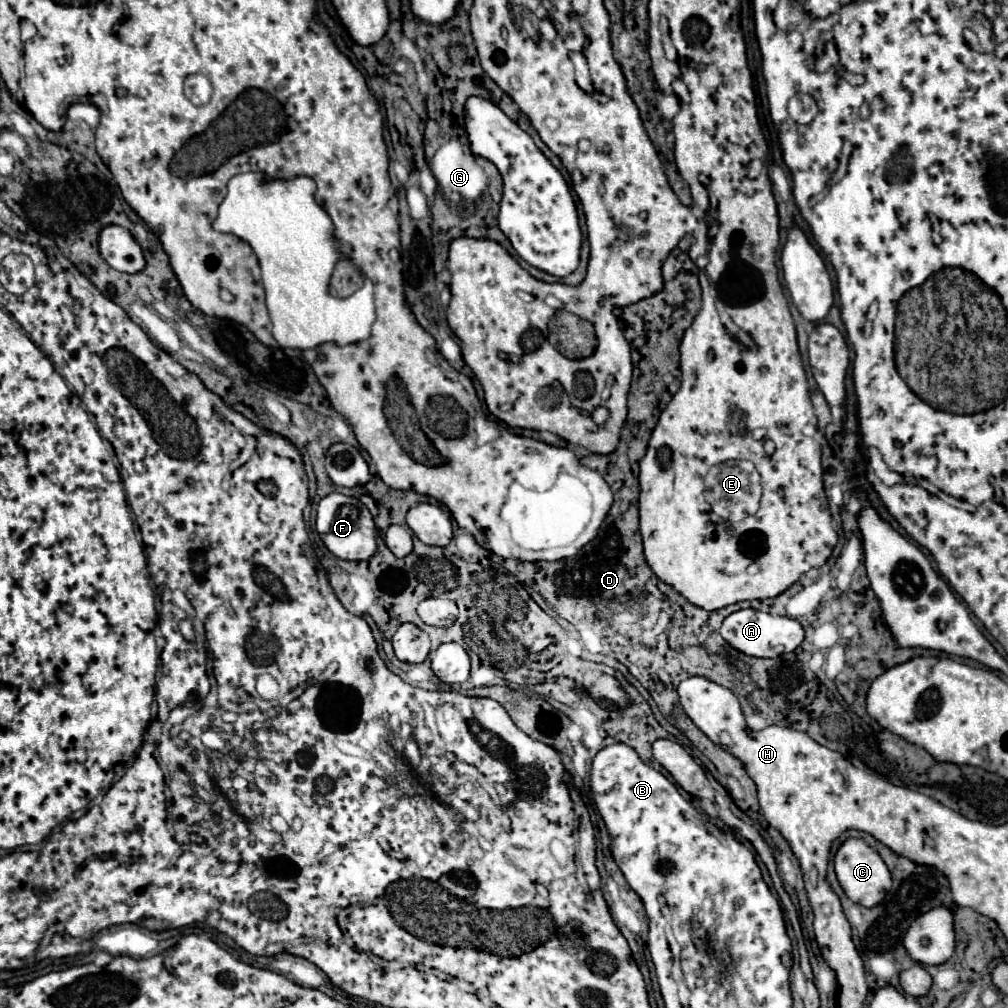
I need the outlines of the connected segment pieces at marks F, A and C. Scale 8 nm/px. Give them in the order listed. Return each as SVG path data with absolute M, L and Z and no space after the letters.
M331 493L319 501L317 531L327 549L339 559L365 561L377 551L377 527L373 523L369 509L361 501L347 497L343 493Z
M741 609L731 613L721 625L721 637L737 651L751 657L779 657L783 653L795 651L803 641L803 627L789 617L779 617L755 609Z
M849 837L847 841L843 841L839 851L835 853L833 863L835 863L837 879L843 891L847 893L847 897L863 907L875 907L875 903L881 903L885 893L891 889L891 875L889 875L887 865L879 857L879 853L873 851L863 839Z

